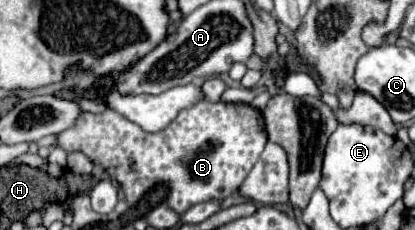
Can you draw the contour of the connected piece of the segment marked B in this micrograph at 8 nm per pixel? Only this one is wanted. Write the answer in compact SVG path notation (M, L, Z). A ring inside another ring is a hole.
M199 101L195 107L181 111L177 119L159 133L145 133L139 125L131 123L123 115L107 109L103 113L81 113L77 123L63 133L59 133L59 147L63 147L67 153L81 151L85 153L93 165L103 167L109 171L109 175L119 181L125 189L125 199L135 205L147 189L151 189L155 183L163 183L169 187L167 205L175 213L187 211L195 203L203 203L209 199L225 199L233 191L241 187L251 167L257 163L259 155L263 153L263 147L267 143L265 123L259 109L253 109L245 103L223 103L223 101Z

